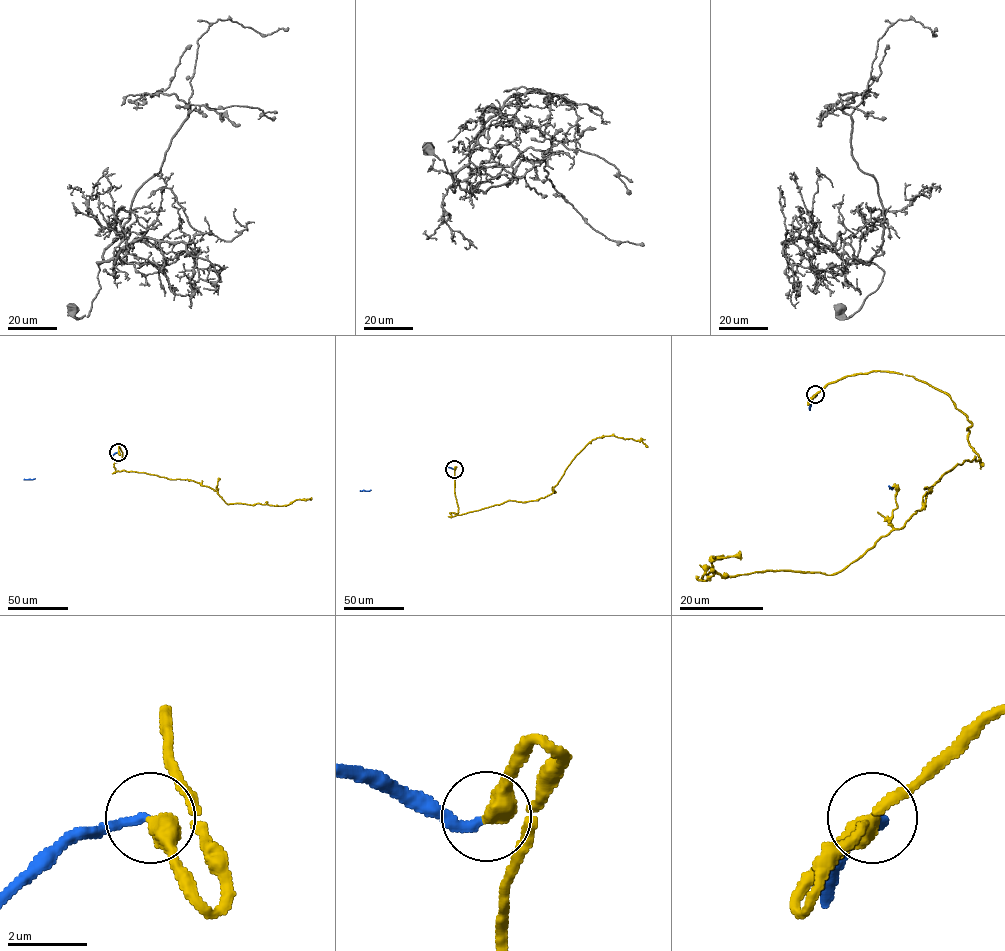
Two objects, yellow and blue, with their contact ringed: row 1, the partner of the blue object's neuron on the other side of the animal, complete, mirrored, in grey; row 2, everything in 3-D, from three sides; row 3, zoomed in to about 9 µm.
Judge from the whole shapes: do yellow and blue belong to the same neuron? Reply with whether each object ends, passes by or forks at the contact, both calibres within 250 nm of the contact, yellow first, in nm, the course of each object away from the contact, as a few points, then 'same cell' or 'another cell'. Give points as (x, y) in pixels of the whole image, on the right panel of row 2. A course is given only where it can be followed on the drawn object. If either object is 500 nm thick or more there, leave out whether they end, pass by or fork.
550 nm thick on the yellow side, 240 nm on the other; yellow runs (816, 394), (872, 371), (926, 382), (980, 461), (840, 571), (700, 579), (740, 551); blue runs (816, 394), (809, 410), (891, 488); same cell

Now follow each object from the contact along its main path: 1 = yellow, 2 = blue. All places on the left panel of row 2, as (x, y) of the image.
1: (118, 452), (116, 471), (189, 479), (228, 504), (279, 506), (312, 497)
2: (118, 452), (33, 479), (23, 479)

